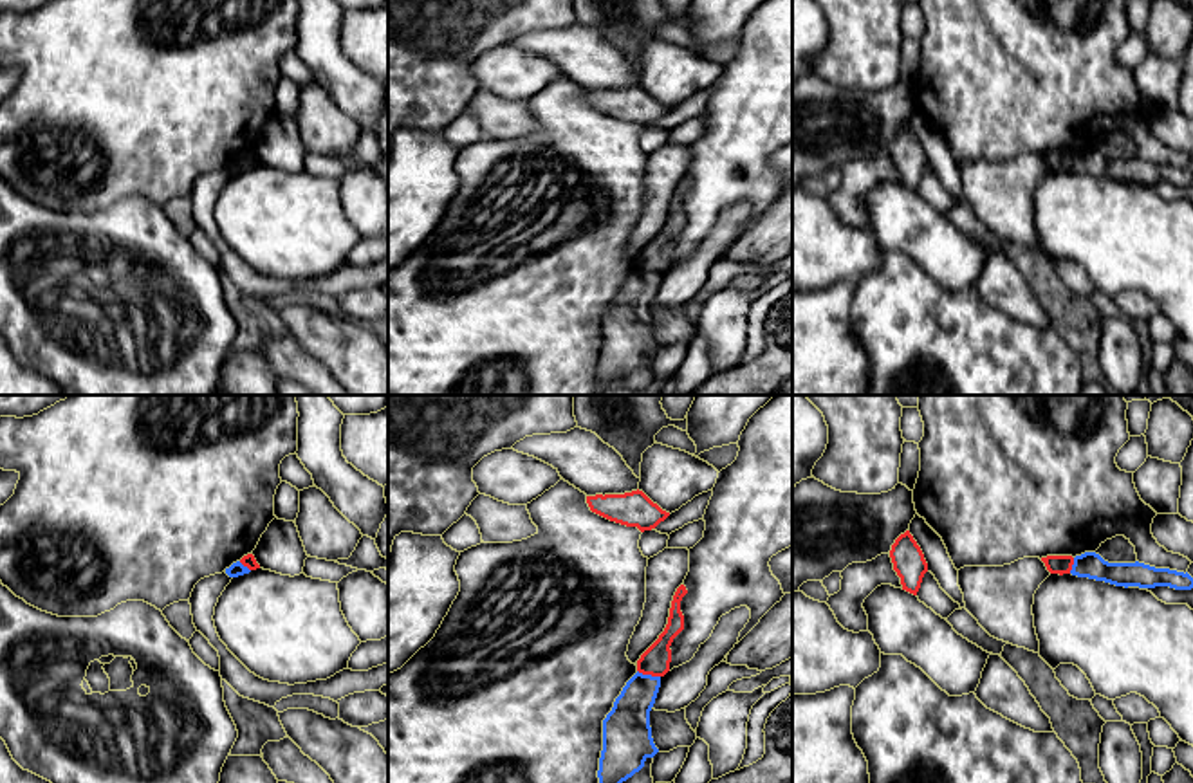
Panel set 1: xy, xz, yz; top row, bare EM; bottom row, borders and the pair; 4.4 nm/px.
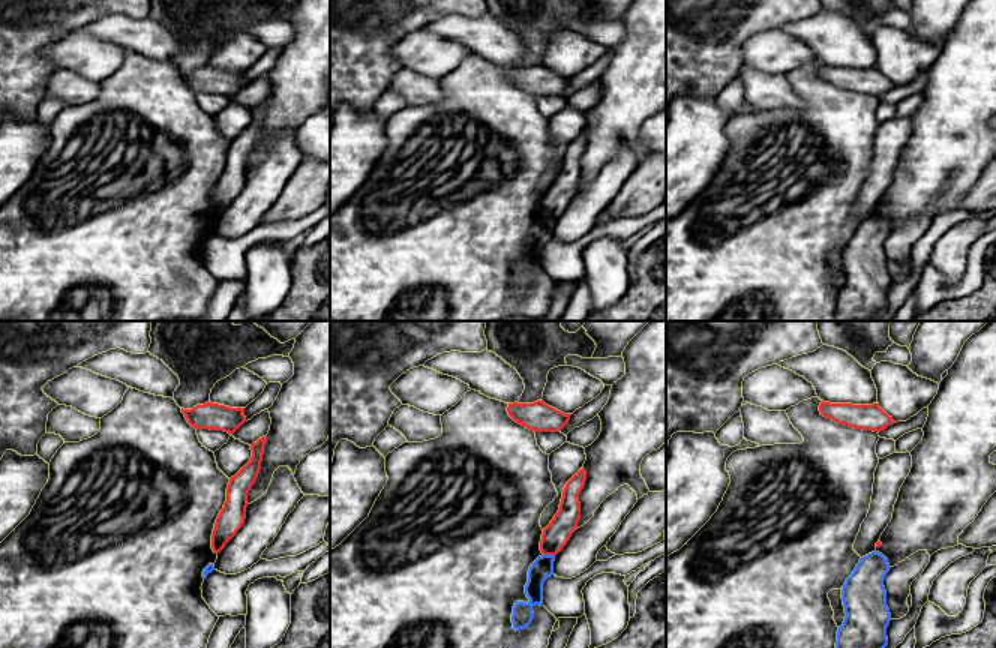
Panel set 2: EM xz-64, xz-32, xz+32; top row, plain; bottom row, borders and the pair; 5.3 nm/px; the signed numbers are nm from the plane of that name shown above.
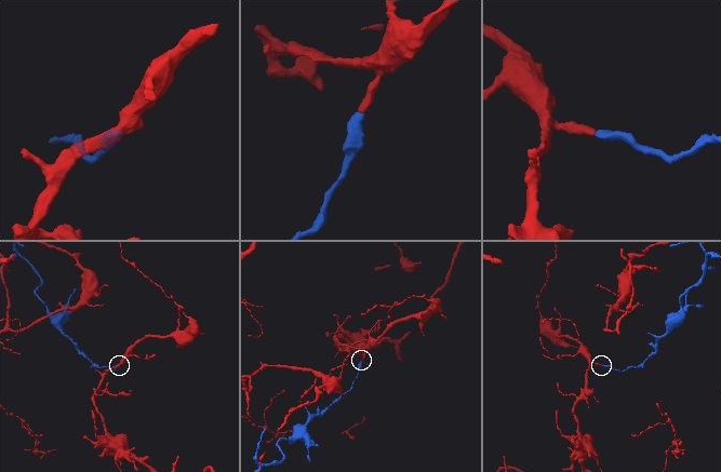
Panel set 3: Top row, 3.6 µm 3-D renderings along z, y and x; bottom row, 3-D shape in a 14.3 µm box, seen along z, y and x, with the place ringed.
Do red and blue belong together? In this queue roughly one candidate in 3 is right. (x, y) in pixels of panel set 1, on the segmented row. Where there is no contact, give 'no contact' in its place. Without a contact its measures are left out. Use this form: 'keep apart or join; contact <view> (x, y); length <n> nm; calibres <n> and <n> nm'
keep apart; contact xz (648, 673); length 110 nm; calibres 130 and 190 nm

